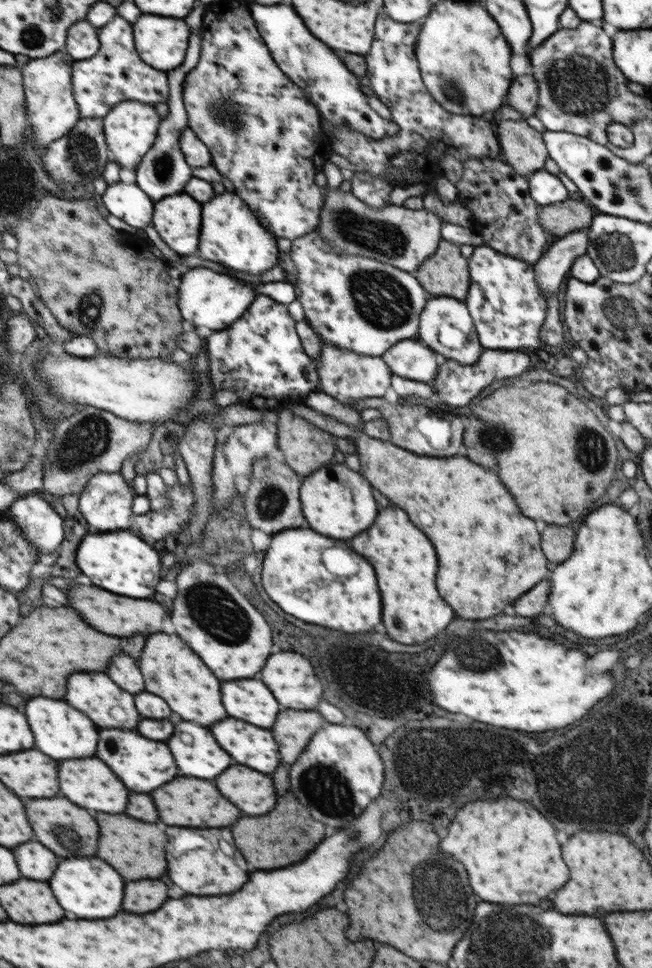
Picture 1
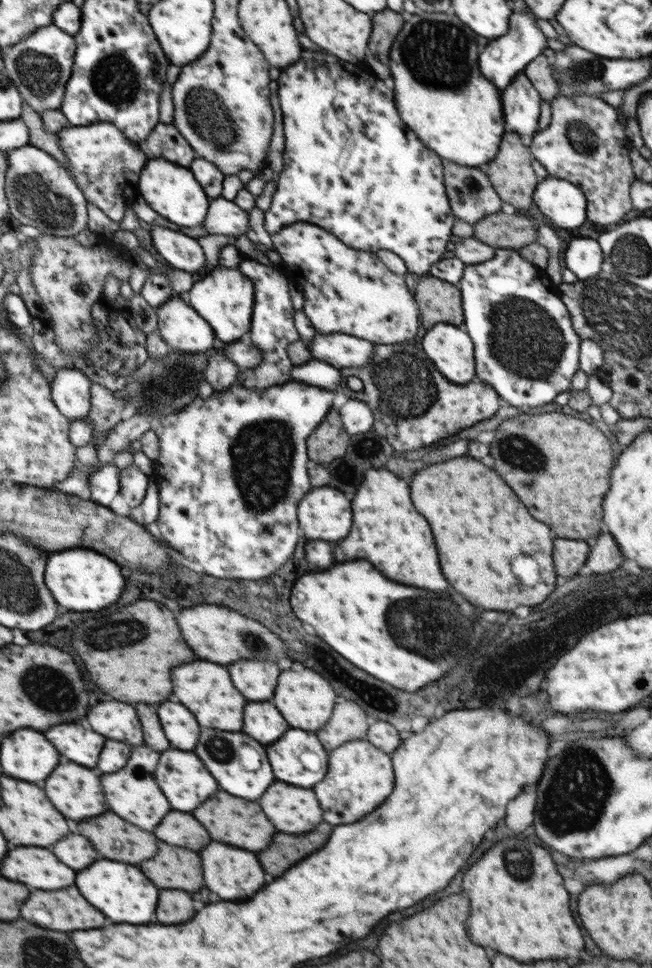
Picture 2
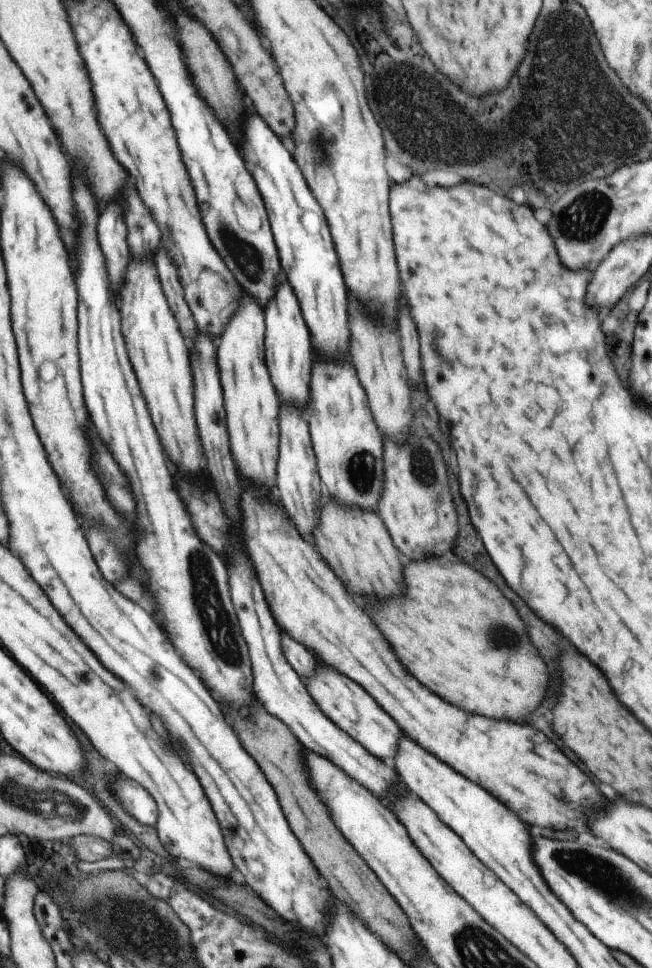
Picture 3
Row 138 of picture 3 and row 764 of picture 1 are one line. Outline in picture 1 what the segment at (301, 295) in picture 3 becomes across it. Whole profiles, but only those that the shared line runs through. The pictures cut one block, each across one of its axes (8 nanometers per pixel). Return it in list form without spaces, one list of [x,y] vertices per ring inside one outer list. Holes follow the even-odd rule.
[[[226,718],[212,726],[212,730],[216,730],[220,746],[224,746],[224,750],[232,750],[232,758],[236,758],[238,764],[252,766],[262,774],[272,774],[278,768],[278,744],[270,730],[262,730],[236,718]]]

